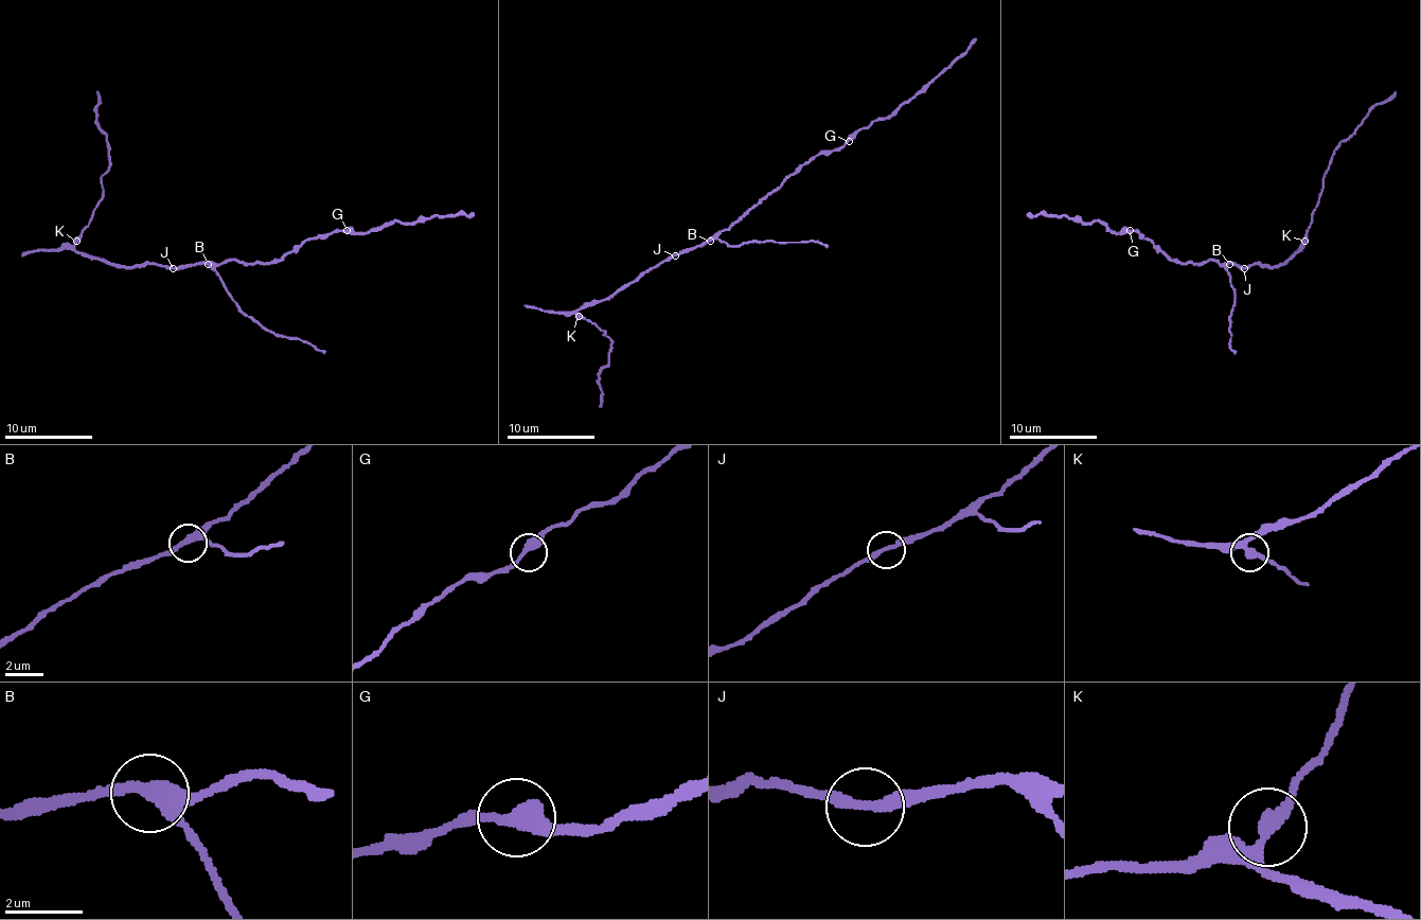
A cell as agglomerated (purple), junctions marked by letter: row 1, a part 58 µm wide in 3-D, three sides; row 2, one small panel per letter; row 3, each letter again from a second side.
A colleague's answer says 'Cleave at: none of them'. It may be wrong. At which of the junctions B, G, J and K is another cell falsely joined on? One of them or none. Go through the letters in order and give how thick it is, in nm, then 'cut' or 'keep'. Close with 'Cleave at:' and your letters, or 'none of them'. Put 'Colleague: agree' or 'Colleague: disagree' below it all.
B: 320 nm | keep
G: 380 nm | keep
J: 260 nm | keep
K: 280 nm | keep
Cleave at: none of them
Colleague: agree

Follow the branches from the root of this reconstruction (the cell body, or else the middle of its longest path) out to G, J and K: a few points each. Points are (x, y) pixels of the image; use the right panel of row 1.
G: (1231, 264), (1218, 264), (1213, 259), (1201, 264), (1176, 264), (1150, 240), (1136, 230), (1130, 230)
J: (1231, 264), (1244, 268)
K: (1231, 264), (1242, 268), (1254, 264), (1282, 266), (1304, 242)

